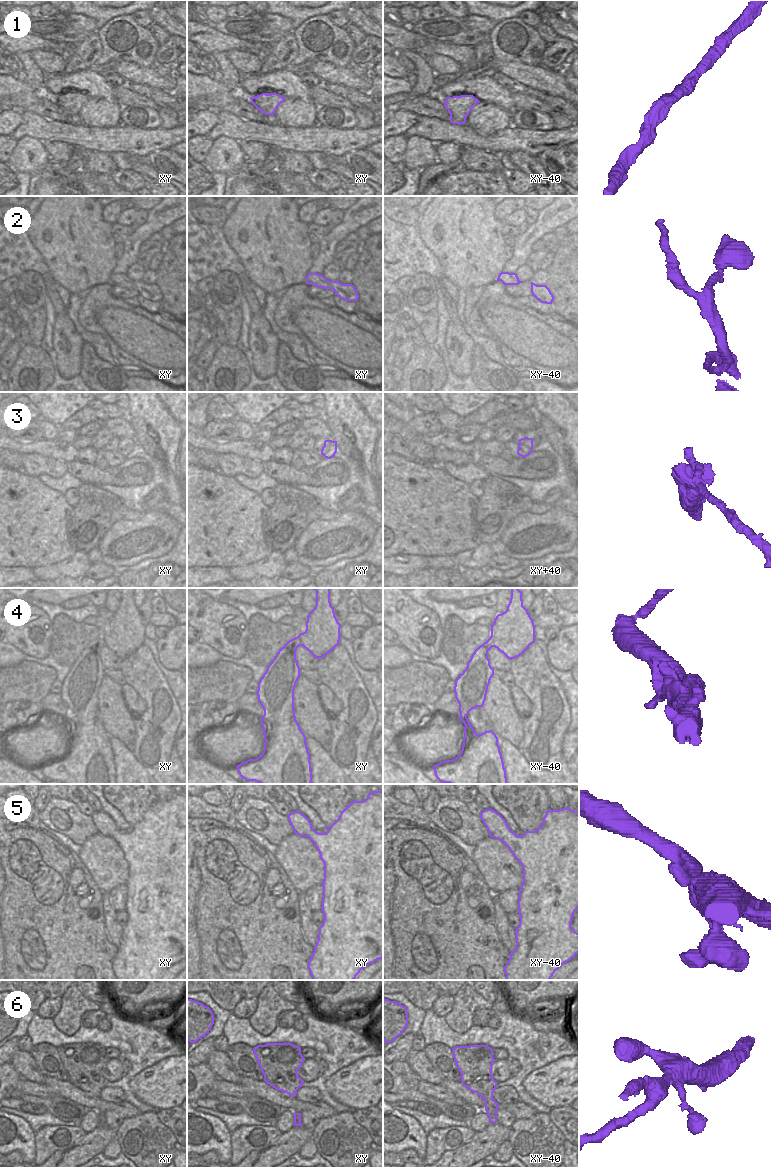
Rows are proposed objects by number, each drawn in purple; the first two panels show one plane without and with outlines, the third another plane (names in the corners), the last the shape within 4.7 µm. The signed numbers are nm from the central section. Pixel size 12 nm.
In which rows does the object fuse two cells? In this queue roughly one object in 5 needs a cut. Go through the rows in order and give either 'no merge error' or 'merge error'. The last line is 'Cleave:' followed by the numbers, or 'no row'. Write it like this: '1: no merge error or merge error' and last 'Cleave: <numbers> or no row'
1: no merge error
2: no merge error
3: merge error
4: no merge error
5: no merge error
6: no merge error
Cleave: 3

